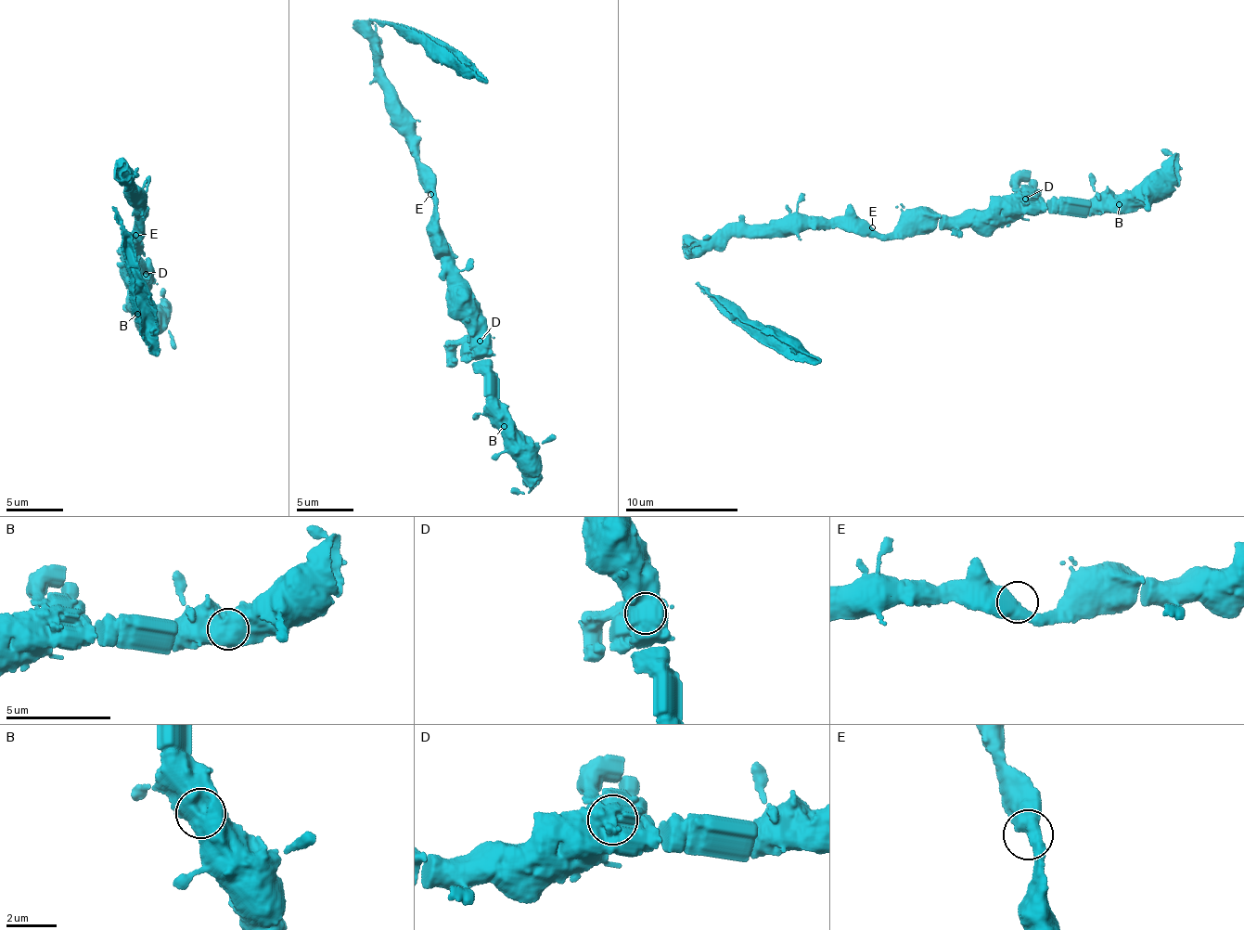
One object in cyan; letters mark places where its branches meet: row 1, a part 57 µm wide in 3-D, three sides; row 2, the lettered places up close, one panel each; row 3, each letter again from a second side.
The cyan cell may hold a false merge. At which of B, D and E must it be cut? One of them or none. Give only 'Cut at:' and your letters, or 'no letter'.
Cut at: no letter

